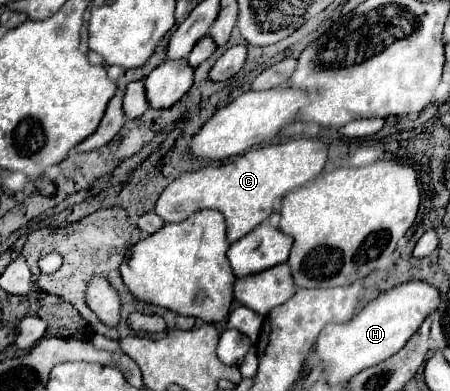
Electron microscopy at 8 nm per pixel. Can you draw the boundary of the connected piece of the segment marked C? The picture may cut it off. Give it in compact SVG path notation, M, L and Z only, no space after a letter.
M292 139L286 143L250 149L224 163L180 175L162 191L154 211L168 223L178 223L196 211L216 209L226 217L228 239L238 241L270 217L272 203L276 199L282 199L286 193L292 193L312 181L324 169L326 159L328 147L320 139Z

